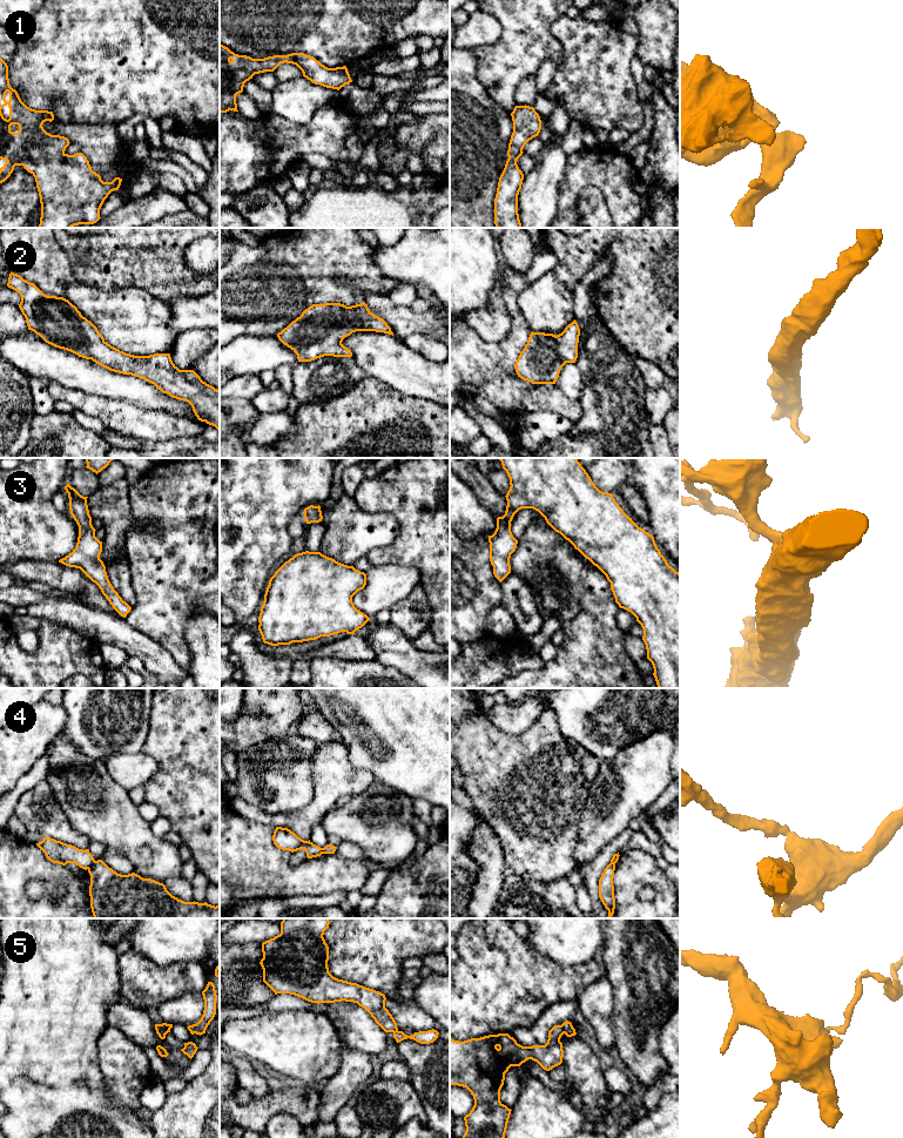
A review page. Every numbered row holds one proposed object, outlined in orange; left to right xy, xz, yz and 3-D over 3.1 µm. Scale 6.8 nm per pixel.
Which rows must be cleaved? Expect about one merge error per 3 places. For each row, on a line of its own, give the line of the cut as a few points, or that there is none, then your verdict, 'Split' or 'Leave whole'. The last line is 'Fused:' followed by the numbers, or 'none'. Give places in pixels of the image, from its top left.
1: No split. Leave whole
2: No split. Leave whole
3: No split. Leave whole
4: Split along xy (95, 861), (88, 869). Split
5: Split along yz (561, 1024), (564, 1032). Split
Fused: 4, 5

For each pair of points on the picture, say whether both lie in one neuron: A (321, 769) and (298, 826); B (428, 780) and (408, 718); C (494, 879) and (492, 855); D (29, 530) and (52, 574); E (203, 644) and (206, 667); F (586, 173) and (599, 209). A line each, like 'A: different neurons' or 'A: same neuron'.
A: same neuron
B: same neuron
C: same neuron
D: different neurons
E: same neuron
F: different neurons

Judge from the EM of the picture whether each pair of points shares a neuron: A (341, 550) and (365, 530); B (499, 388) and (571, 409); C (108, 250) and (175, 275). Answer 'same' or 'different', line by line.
A: same
B: same
C: same

